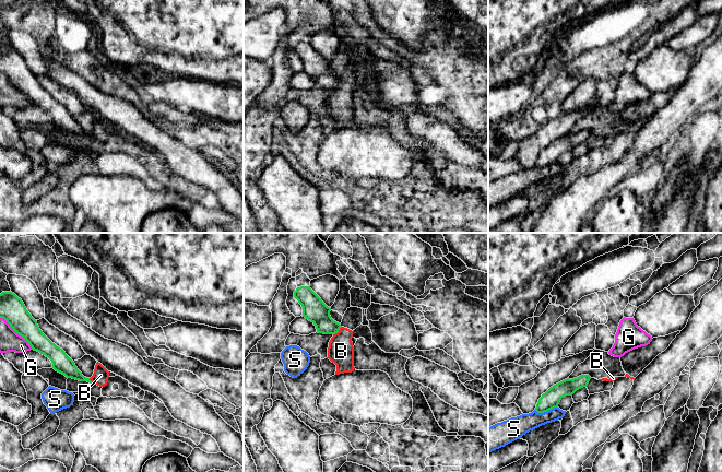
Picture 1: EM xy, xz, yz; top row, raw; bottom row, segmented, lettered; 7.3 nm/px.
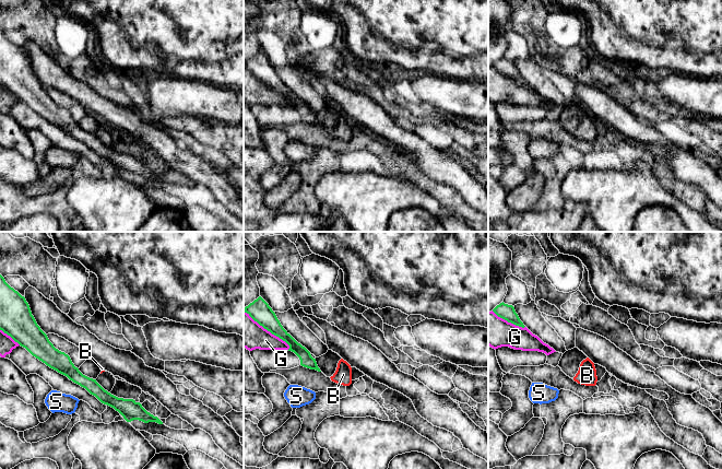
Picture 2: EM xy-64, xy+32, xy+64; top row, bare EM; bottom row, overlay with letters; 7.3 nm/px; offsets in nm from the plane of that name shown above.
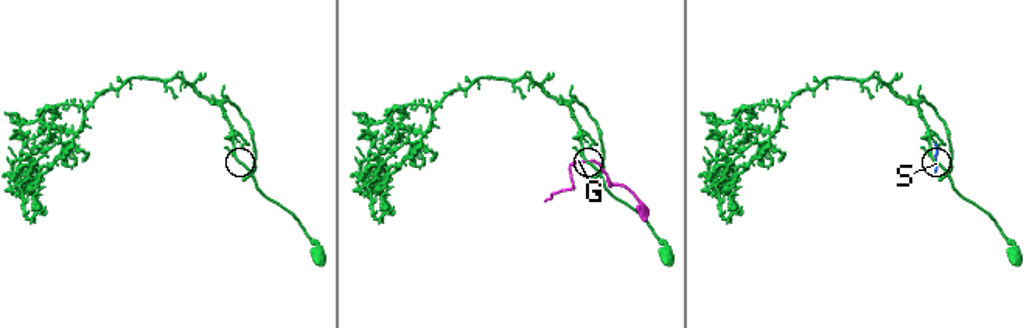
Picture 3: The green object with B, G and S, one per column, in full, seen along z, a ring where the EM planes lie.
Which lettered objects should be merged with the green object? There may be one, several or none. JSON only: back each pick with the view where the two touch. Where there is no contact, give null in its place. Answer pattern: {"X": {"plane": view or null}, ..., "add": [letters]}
{"add": []}

